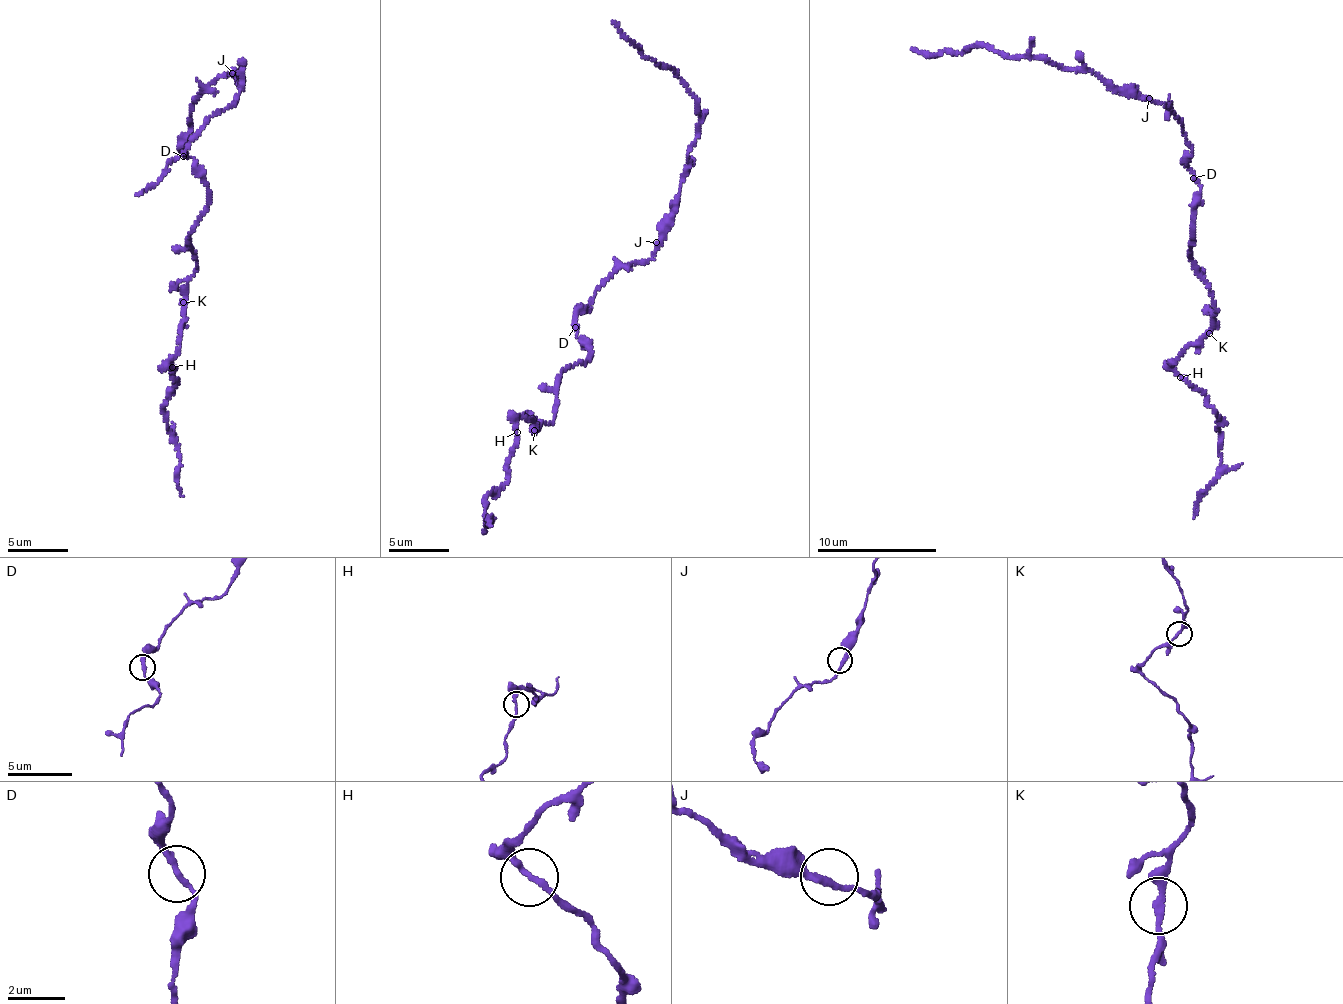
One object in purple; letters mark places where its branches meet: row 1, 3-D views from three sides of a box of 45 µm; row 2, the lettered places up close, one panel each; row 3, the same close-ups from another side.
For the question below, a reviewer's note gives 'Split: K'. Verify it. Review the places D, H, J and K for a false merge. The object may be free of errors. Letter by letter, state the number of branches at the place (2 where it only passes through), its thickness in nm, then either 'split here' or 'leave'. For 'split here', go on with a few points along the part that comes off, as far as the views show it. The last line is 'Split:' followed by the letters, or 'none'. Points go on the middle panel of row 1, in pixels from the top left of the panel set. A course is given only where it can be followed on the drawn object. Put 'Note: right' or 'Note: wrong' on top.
Note: wrong
D: 2 branches meet; 200 nm thick; leave
H: 2 branches meet; 200 nm thick; leave
J: 2 branches meet; 240 nm thick; leave
K: 2 branches meet; 240 nm thick; leave
Split: none

